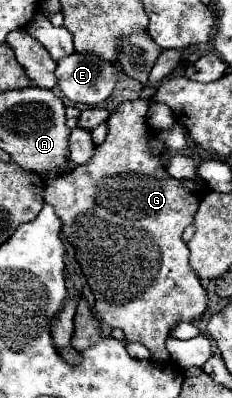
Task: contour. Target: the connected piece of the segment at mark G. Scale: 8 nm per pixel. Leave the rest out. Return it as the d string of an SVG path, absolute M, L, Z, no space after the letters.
M136 99L136 101L124 101L122 105L118 105L114 109L114 113L108 117L108 137L104 139L102 145L96 145L96 153L92 155L92 161L84 163L84 165L78 165L74 167L72 171L68 171L66 175L62 175L60 179L54 179L50 183L46 183L46 189L44 189L44 201L50 203L54 209L56 209L56 215L62 219L62 231L66 235L66 239L74 245L76 249L76 259L82 267L82 273L88 277L88 285L96 297L96 315L102 323L110 325L112 329L122 329L124 331L124 337L126 341L136 341L136 343L142 343L146 349L150 349L152 353L152 359L154 361L170 361L171 357L166 349L166 339L172 331L172 327L180 321L194 321L198 317L202 317L202 313L206 311L208 307L208 293L206 289L202 289L200 285L200 279L194 275L192 267L188 265L188 247L186 243L182 241L182 233L184 229L192 223L194 219L194 213L198 211L198 205L200 205L200 199L204 199L208 195L208 185L202 183L202 181L186 181L186 179L174 179L168 175L166 167L164 167L164 161L152 153L148 153L148 139L146 139L146 133L148 133L148 125L146 125L146 111L148 111L148 101L144 99Z

